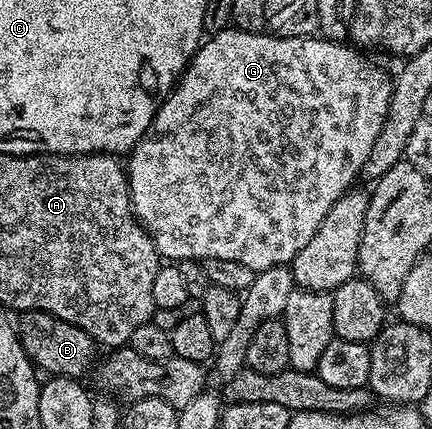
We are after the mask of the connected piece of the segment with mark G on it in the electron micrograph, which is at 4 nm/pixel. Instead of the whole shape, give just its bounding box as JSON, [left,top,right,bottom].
[126,27,393,271]

